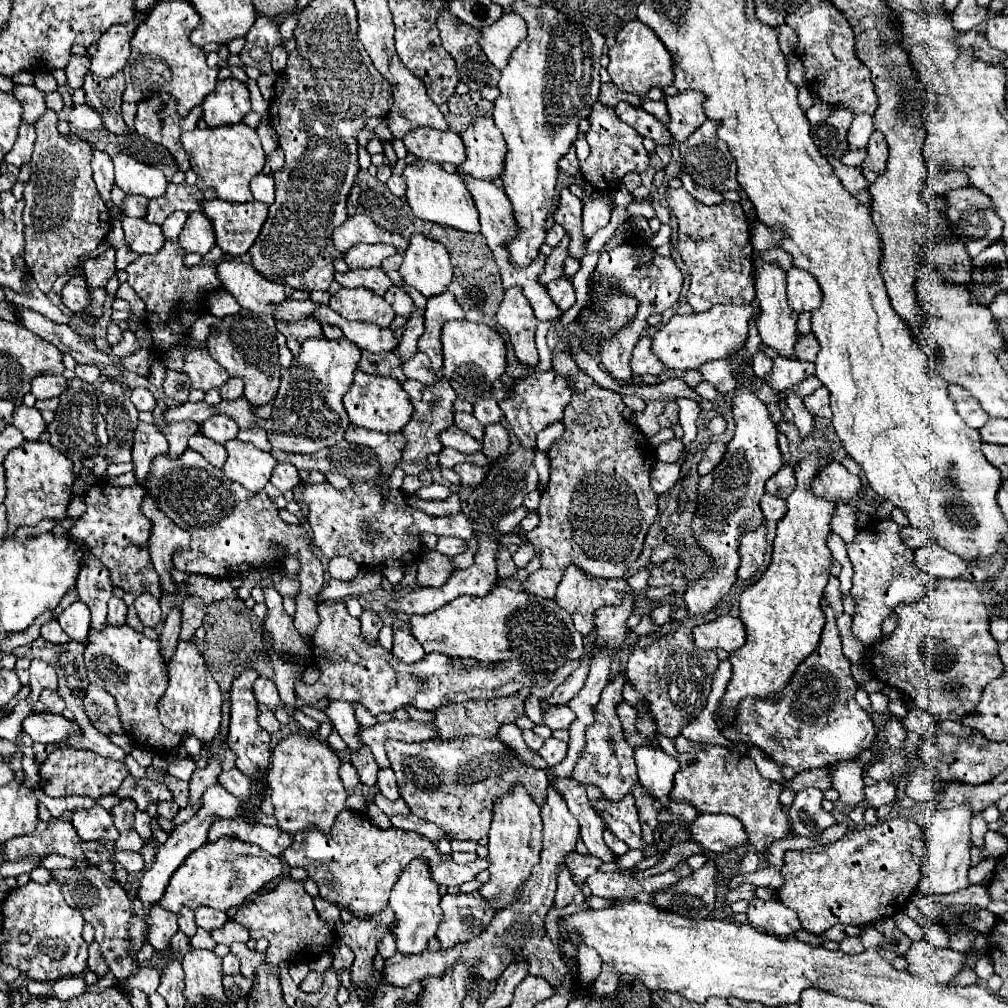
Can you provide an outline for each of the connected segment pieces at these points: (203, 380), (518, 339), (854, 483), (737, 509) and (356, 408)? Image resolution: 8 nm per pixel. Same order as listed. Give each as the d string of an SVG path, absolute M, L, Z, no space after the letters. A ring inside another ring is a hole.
M187 348L183 360L183 372L189 376L191 388L207 392L211 388L221 388L229 380L229 374L213 360L207 348Z
M519 288L505 290L505 300L499 306L497 322L507 330L517 360L521 364L535 366L539 362L535 348L535 330L539 320L533 316L529 302L521 296Z
M831 462L825 466L815 480L815 494L833 502L849 502L861 490L859 476L847 472L847 468L839 462Z
M747 368L745 376L741 376L741 384L737 386L737 396L733 398L735 434L727 444L723 460L715 466L713 472L699 478L697 510L691 520L691 534L697 546L709 556L711 568L697 582L689 584L685 592L689 614L711 612L735 584L735 572L739 568L739 538L743 532L751 532L765 520L759 508L759 500L765 494L765 482L783 466L783 458L777 446L777 428L771 422L765 404L749 390L753 378L753 370Z
M355 370L353 386L345 394L343 402L345 402L345 410L353 426L363 426L367 430L385 432L385 434L401 432L401 428L411 420L411 414L413 414L413 404L397 380L375 376L375 374L365 374L361 370Z

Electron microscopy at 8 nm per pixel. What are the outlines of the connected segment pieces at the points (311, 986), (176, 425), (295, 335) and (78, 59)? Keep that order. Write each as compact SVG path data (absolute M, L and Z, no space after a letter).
M310 971L307 978L301 982L301 990L303 992L317 992L321 988L321 984L323 984L323 974L315 974L315 972Z
M159 406L153 411L154 424L159 428L161 434L167 438L169 442L169 458L179 458L185 450L187 450L187 440L189 436L199 432L199 426L191 420L183 420L183 422L173 422L173 424L165 424L160 420L163 415L163 409Z
M307 316L307 318L299 318L299 320L289 320L289 322L279 322L277 320L277 330L287 338L287 348L297 356L299 348L301 348L301 340L309 338L309 336L321 336L321 324Z
M71 56L71 58L69 58L69 64L65 66L65 74L67 74L67 84L69 84L73 90L81 88L83 76L85 76L85 72L89 70L89 66L91 66L89 56Z

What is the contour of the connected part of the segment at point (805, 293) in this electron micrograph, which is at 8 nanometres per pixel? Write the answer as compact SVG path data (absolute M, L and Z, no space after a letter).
M791 268L787 270L787 298L795 312L813 312L821 306L821 290L809 272Z

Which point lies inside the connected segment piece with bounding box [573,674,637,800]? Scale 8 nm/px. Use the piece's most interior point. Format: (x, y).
(607, 761)

